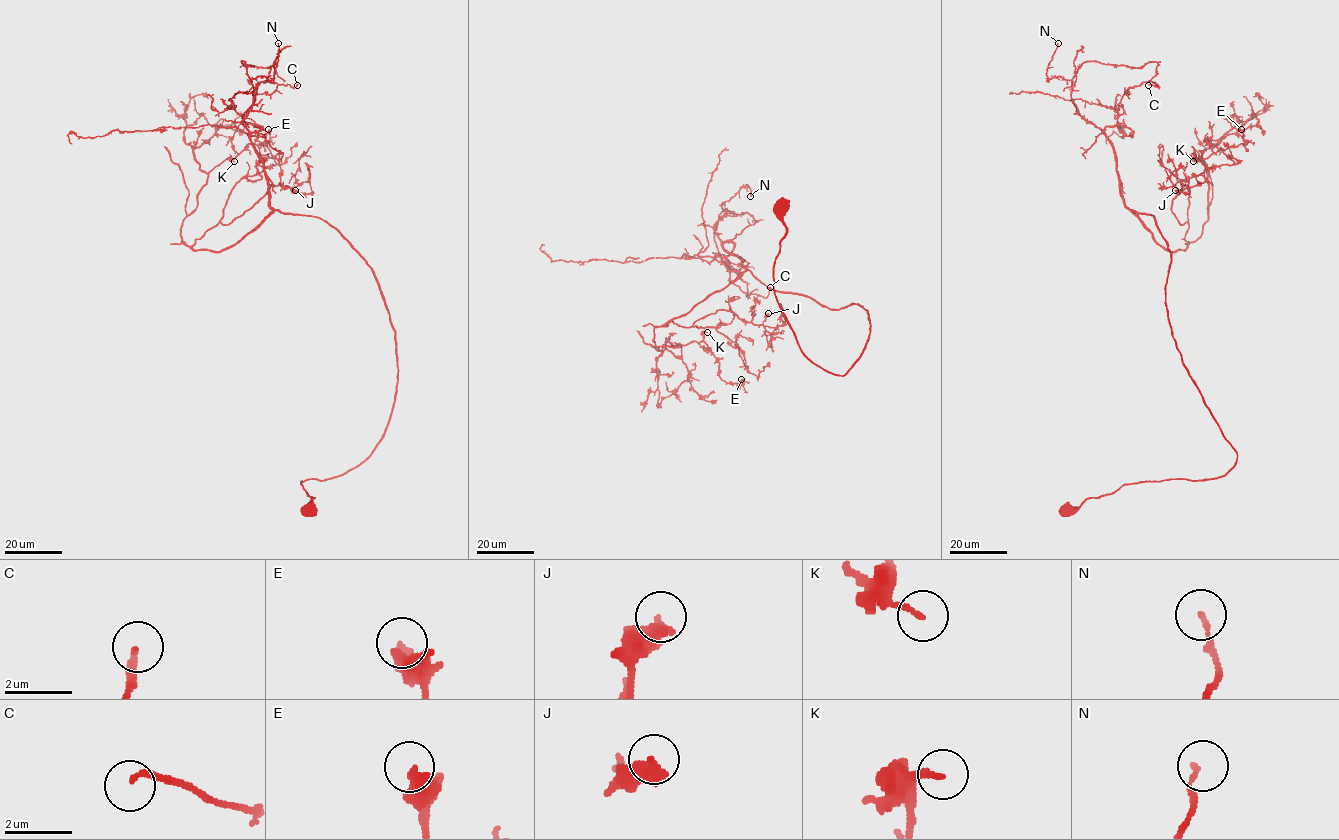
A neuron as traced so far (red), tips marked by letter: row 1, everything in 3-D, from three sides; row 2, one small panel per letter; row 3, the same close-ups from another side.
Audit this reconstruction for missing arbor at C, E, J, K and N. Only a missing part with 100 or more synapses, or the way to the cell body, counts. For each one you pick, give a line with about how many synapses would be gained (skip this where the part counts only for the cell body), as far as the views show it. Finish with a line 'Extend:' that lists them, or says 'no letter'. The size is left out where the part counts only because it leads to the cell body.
Extend: no letter

